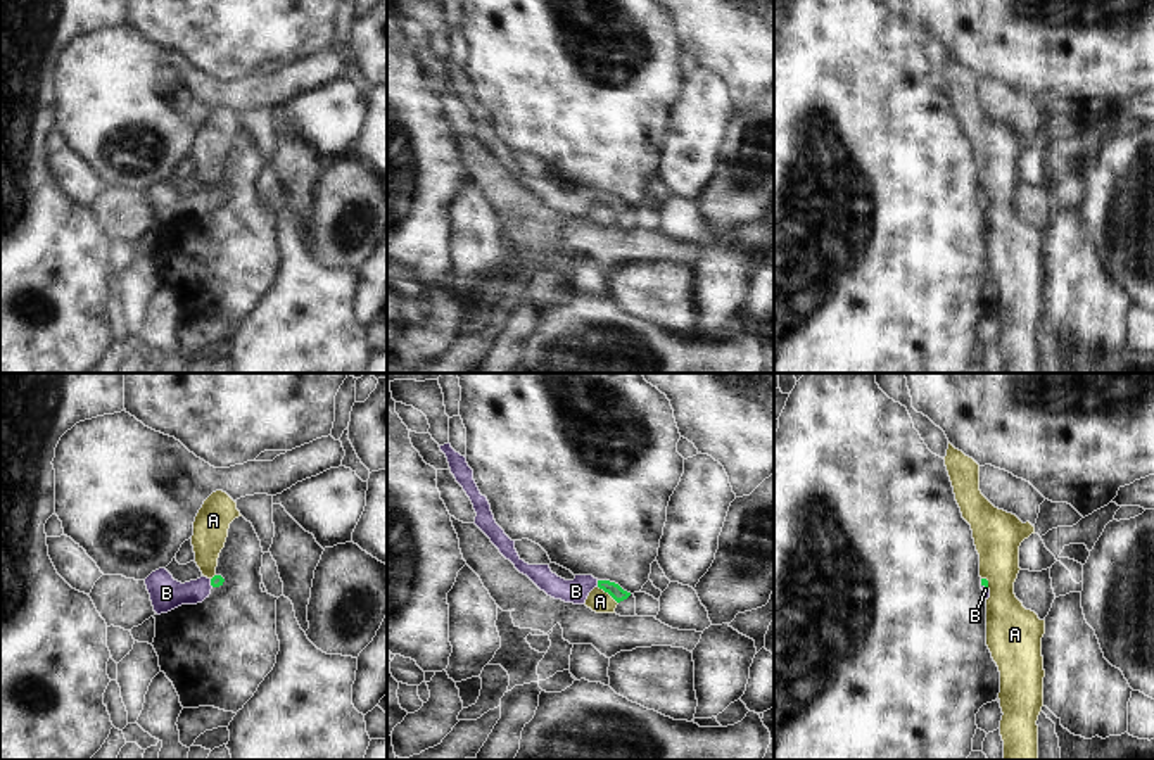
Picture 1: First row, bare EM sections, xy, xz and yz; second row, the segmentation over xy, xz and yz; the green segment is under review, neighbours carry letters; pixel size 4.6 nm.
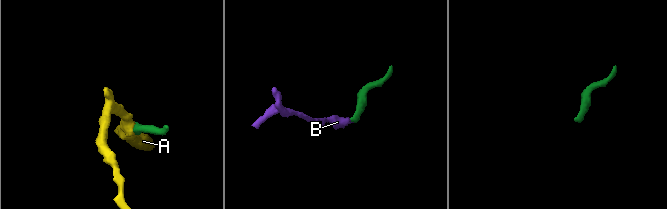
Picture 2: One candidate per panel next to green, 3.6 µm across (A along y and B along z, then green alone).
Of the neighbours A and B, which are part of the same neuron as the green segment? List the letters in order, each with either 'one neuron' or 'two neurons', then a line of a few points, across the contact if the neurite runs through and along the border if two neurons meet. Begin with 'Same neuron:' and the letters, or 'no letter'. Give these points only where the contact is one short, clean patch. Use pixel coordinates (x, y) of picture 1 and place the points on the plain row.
Same neuron: B
A: two neurons; line xz (598, 199), (617, 216)
B: one neuron; line xz (615, 204), (598, 197), (583, 197), (576, 204)

